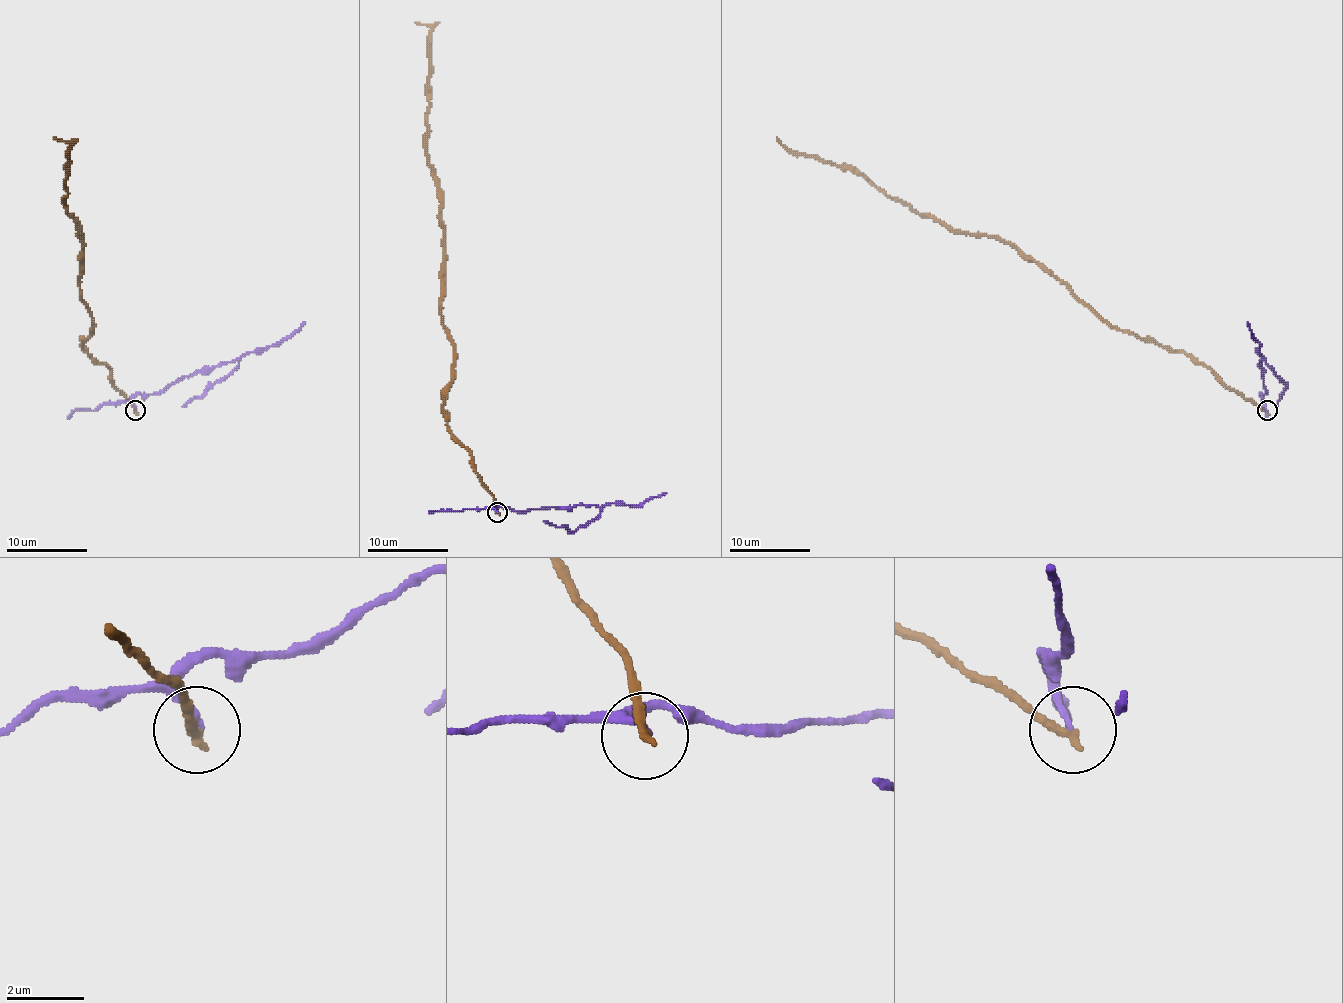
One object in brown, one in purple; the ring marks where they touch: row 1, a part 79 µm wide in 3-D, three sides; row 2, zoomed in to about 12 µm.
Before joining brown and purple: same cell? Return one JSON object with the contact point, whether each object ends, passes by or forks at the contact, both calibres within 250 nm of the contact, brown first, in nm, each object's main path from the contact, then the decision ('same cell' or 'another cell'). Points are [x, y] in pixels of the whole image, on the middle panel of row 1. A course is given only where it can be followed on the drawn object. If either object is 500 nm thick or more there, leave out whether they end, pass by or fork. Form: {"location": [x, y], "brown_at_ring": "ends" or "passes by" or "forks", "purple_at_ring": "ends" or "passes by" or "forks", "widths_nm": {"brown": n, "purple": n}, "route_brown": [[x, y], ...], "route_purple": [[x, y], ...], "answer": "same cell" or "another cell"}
{"location": [497, 512], "brown_at_ring": "ends", "purple_at_ring": "ends", "widths_nm": {"brown": 260, "purple": 130}, "route_brown": [[497, 513], [443, 408], [453, 378], [453, 348], [441, 314], [441, 189], [427, 147], [431, 28], [415, 22]], "route_purple": [[497, 513], [493, 509], [499, 507], [525, 511], [596, 505], [600, 509], [594, 519], [574, 531], [544, 521]], "answer": "another cell"}

